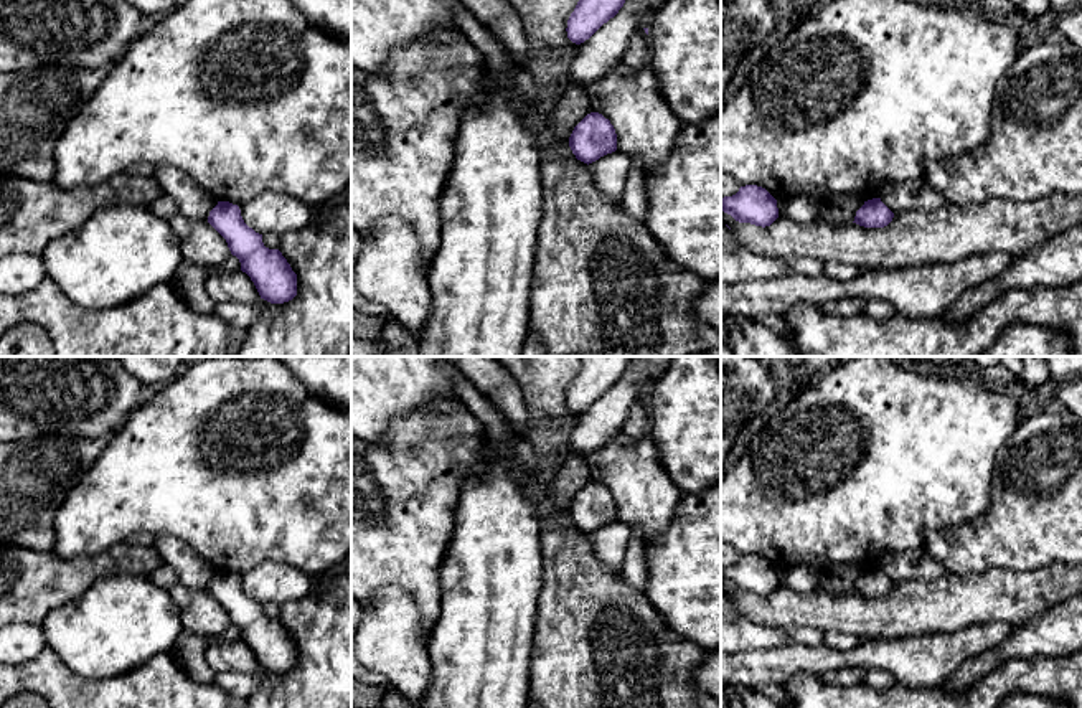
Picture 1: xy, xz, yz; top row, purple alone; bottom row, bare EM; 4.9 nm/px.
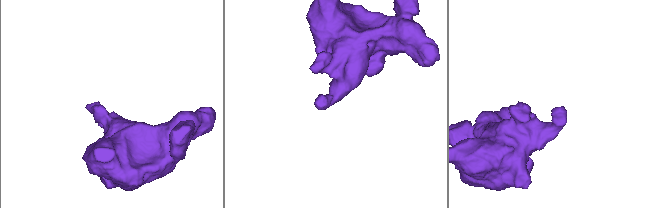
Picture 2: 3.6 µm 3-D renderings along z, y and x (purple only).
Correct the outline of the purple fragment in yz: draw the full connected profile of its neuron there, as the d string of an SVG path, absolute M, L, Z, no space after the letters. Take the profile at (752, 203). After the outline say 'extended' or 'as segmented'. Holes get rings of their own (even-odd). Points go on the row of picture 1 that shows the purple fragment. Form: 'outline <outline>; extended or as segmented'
outline M746 185L732 196L721 198L721 210L739 223L770 226L779 218L777 200L762 186Z; as segmented

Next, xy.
outline M218 201L209 211L208 223L226 239L261 299L284 304L297 295L297 274L279 249L266 248L262 234L244 223L238 205Z; as segmented

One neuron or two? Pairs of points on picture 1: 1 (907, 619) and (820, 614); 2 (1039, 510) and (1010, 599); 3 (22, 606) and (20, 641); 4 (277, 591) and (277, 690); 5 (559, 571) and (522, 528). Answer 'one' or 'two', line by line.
1: one
2: two
3: two
4: two
5: two

